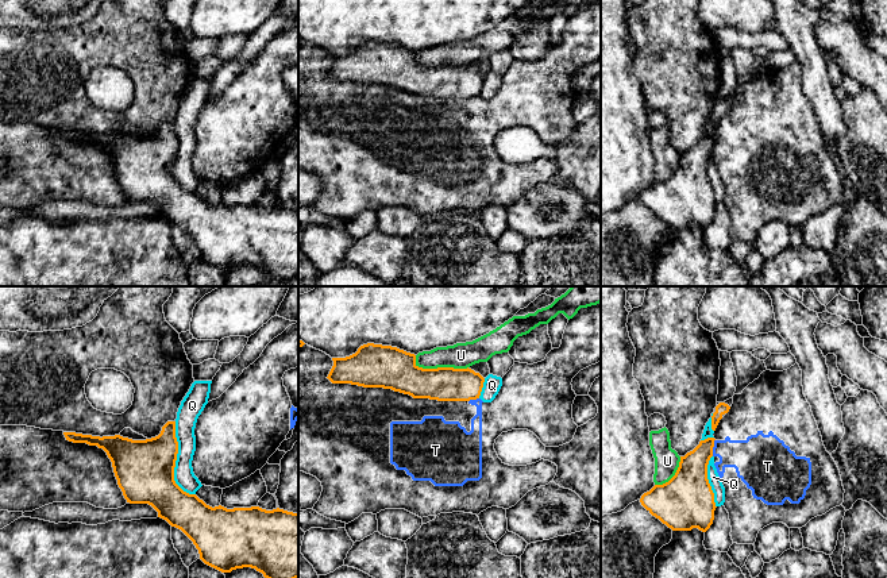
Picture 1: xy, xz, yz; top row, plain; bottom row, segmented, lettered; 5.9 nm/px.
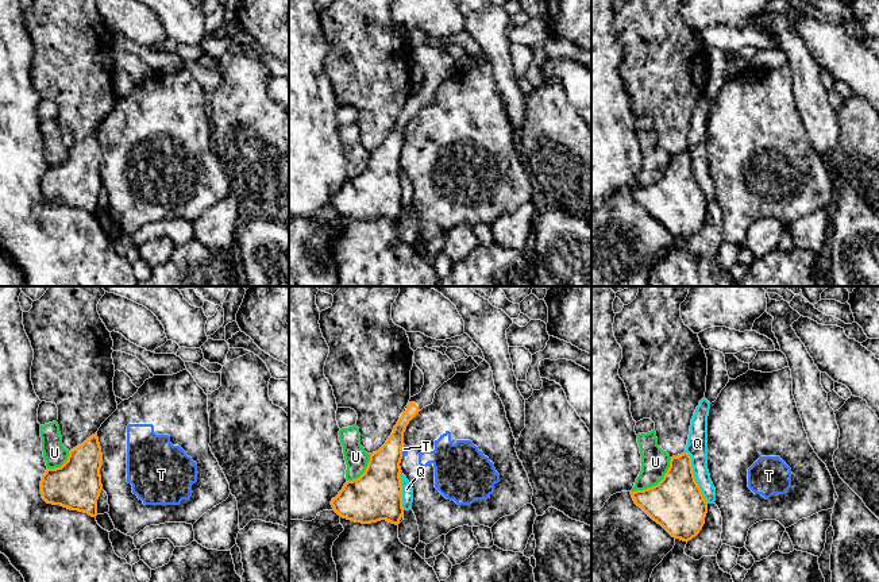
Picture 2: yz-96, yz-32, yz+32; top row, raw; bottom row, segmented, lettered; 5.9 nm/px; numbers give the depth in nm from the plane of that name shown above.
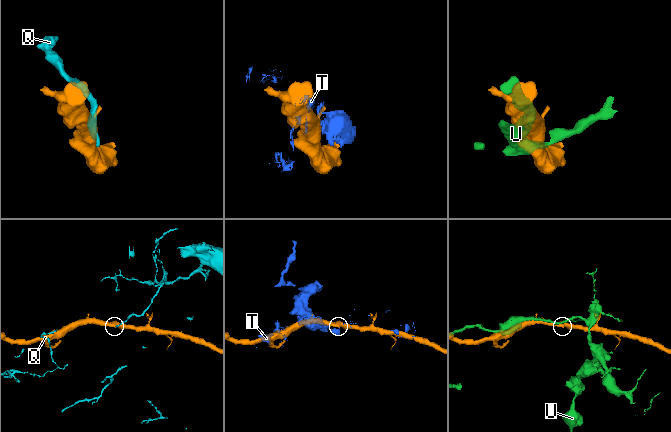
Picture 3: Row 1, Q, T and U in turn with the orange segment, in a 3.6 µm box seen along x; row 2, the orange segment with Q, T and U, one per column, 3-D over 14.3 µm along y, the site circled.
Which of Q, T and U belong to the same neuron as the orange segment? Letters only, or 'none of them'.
none of them

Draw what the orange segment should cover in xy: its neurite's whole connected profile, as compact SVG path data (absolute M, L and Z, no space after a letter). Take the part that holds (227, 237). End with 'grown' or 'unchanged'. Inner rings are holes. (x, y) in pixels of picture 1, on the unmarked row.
M167 119L158 134L146 138L63 132L69 139L103 146L127 200L151 203L158 215L193 239L205 262L221 270L251 265L275 281L298 275L298 211L259 204L212 205L184 189L174 178L176 119Z; unchanged

